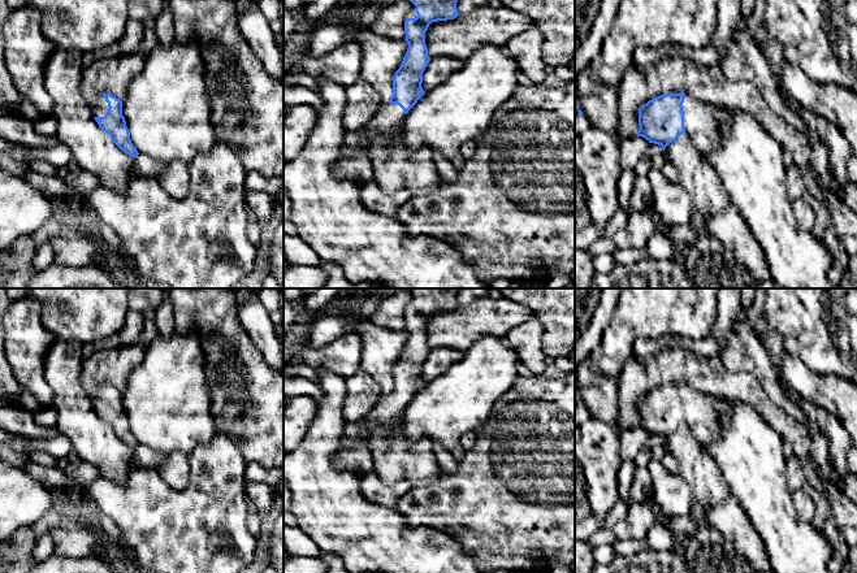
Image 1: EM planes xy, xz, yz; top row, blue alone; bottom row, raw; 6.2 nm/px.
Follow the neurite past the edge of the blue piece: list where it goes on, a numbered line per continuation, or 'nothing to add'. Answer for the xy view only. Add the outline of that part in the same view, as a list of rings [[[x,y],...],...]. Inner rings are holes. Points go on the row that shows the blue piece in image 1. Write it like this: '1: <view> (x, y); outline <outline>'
1: xy (100, 108); outline [[[99,96],[98,101],[92,104],[94,117],[104,117],[108,112],[108,103],[105,101],[104,96]]]

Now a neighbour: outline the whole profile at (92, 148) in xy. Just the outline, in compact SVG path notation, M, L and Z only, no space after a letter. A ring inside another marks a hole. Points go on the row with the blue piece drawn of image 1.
M56 48L44 68L44 87L53 100L52 116L57 122L57 136L60 143L72 149L73 159L82 170L94 173L101 187L116 194L125 194L134 177L131 166L135 159L121 151L112 140L111 135L103 131L94 118L92 105L82 95L82 70L79 53L72 49Z

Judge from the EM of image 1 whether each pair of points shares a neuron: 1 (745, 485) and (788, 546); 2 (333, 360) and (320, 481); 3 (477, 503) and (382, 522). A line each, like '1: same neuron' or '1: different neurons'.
1: same neuron
2: different neurons
3: different neurons

